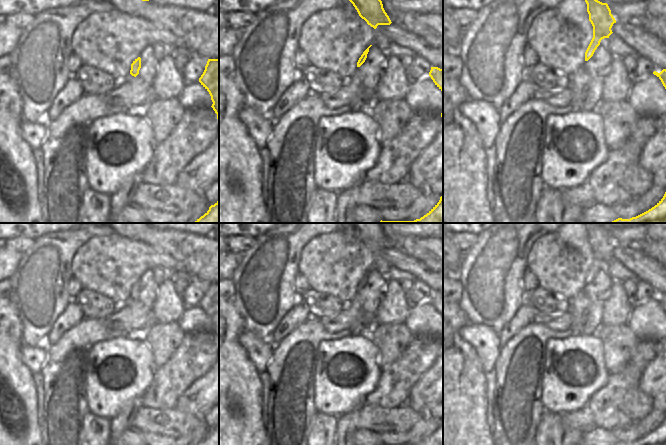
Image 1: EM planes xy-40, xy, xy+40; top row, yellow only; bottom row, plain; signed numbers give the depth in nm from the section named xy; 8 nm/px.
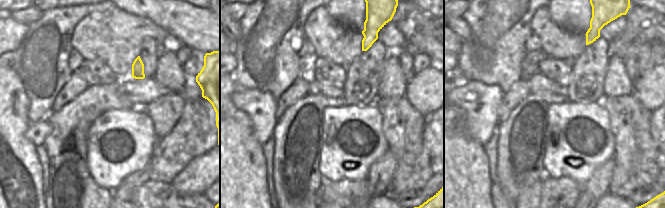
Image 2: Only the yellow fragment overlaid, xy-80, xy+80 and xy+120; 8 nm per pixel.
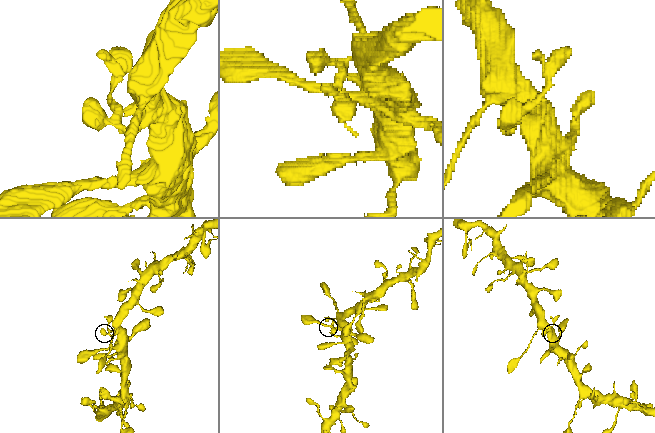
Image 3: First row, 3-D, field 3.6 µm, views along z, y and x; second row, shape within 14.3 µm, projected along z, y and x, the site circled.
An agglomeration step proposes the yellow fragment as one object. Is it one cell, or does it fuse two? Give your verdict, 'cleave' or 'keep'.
keep

